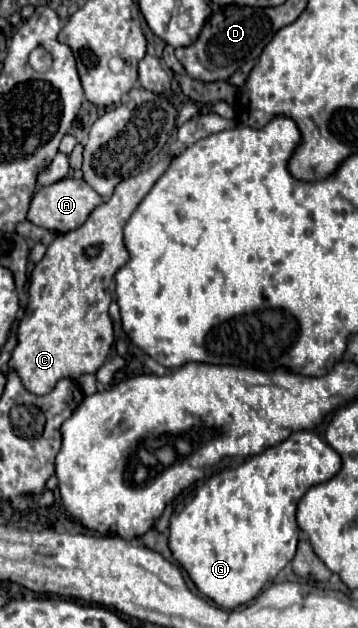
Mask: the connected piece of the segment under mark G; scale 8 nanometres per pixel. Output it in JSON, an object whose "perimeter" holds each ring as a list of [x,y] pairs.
{"perimeter":[[[296,431],[286,441],[252,455],[236,469],[224,469],[212,475],[196,489],[192,501],[178,515],[170,517],[168,547],[172,557],[188,571],[198,591],[210,597],[218,607],[236,609],[246,605],[262,591],[268,579],[274,579],[276,573],[292,561],[298,543],[296,503],[300,497],[312,485],[332,479],[340,467],[340,455],[328,447],[324,439],[312,431]]]}

